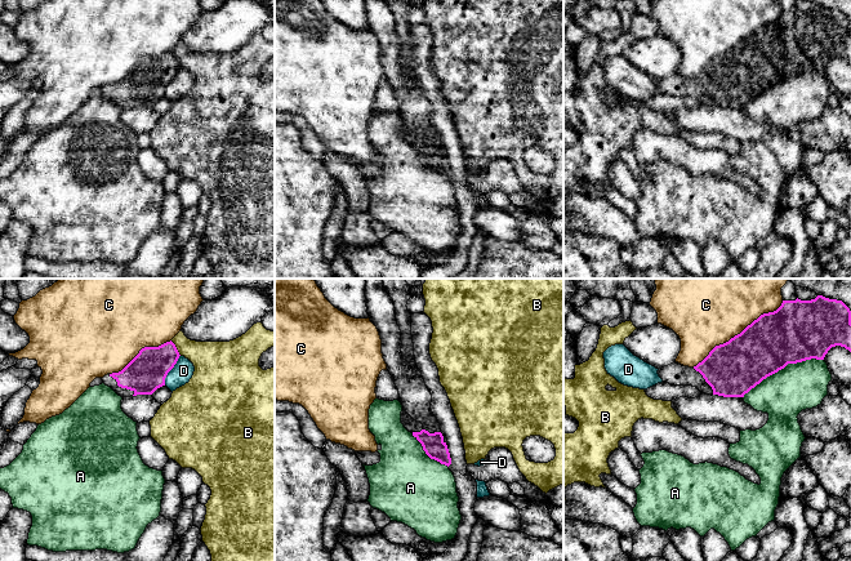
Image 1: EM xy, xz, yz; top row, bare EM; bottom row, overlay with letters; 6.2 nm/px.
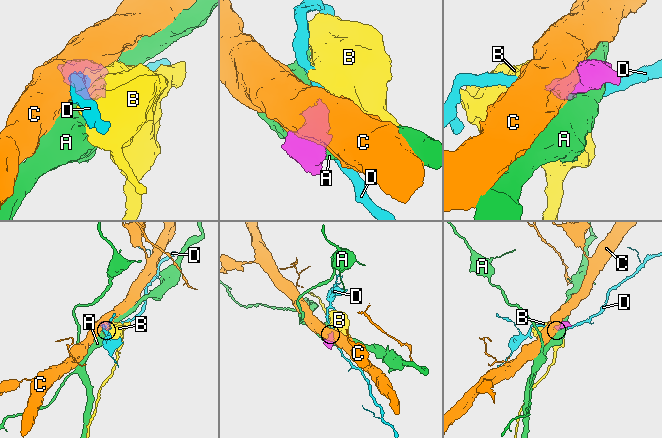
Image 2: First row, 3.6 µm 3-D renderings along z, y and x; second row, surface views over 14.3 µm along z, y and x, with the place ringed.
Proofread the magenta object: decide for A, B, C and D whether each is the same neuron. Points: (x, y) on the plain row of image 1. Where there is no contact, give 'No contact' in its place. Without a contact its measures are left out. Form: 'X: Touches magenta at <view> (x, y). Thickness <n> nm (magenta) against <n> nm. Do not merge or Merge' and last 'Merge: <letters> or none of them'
A: Touches magenta at yz (782, 79). Thickness 380 nm (magenta) against 300 nm. Do not merge
B: Touches magenta at xy (176, 59). Thickness 240 nm (magenta) against 240 nm. Do not merge
C: Touches magenta at yz (738, 45). Thickness 340 nm (magenta) against 380 nm. Do not merge
D: Touches magenta at xy (170, 80). Thickness 240 nm (magenta) against 130 nm. Do not merge
Merge: none of them

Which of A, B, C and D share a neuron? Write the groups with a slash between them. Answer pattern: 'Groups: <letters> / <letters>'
Groups: A / B / C / D

